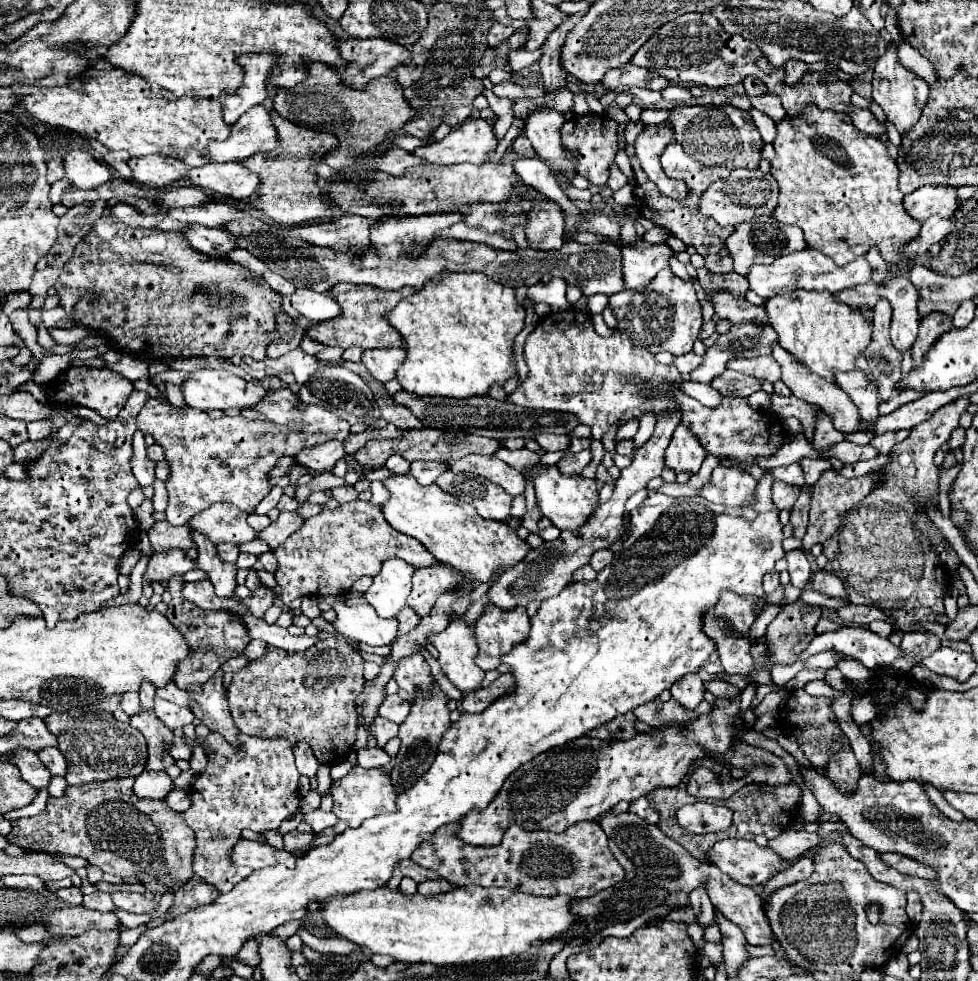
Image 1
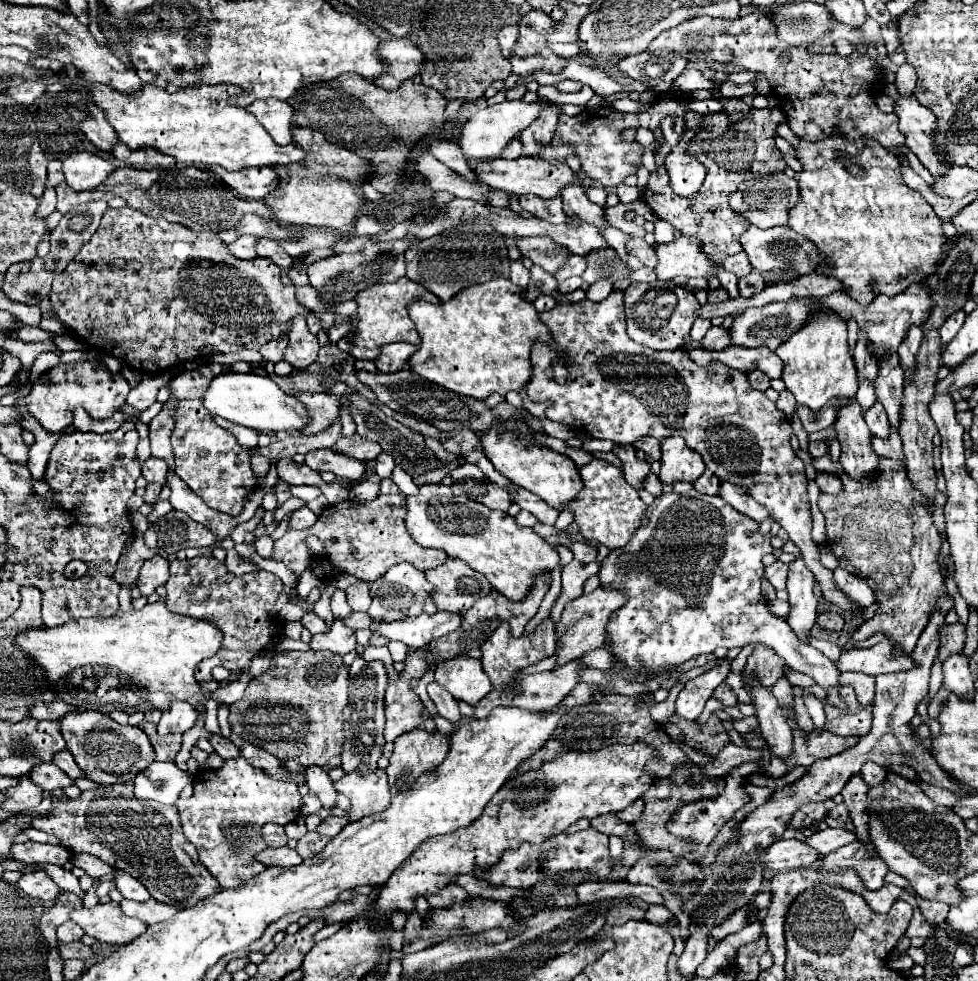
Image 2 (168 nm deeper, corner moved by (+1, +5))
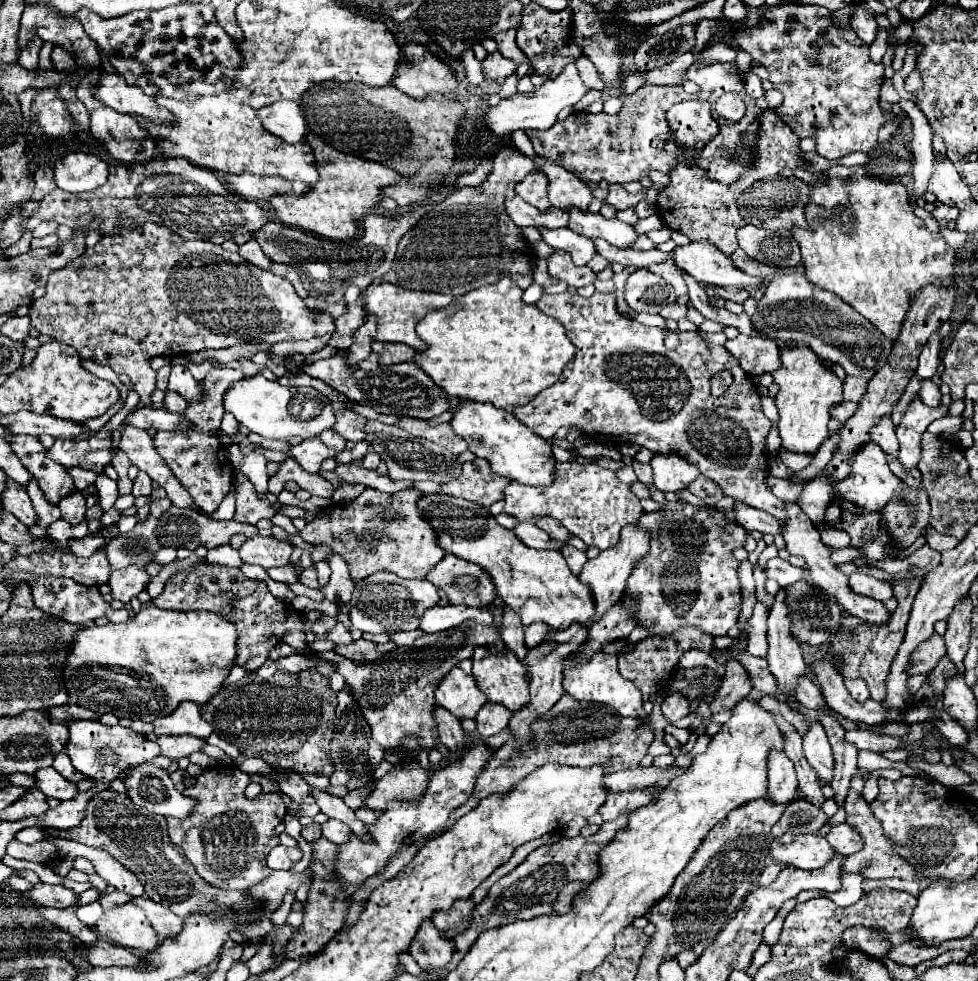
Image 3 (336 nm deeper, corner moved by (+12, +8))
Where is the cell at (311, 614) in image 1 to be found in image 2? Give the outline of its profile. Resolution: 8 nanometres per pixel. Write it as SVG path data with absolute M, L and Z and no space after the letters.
M335 619L331 631L313 635L307 645L311 649L327 649L327 651L335 651L339 655L345 655L355 649L357 641L355 641L353 631L343 623L343 619Z

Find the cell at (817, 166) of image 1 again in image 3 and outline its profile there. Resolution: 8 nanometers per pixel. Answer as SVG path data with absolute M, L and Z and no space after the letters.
M856 168L854 174L846 178L828 172L828 184L812 186L810 204L806 206L806 220L810 230L794 228L792 234L802 250L802 264L806 278L818 286L834 292L866 320L870 320L886 338L894 340L900 334L908 304L922 286L952 286L956 270L954 264L958 254L944 242L942 234L928 232L922 218L918 218L908 202L908 192L904 184L882 182L866 176L864 168Z

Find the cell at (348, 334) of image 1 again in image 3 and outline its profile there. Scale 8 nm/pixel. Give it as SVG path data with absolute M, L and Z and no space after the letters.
M370 284L368 290L364 292L366 300L366 314L374 314L378 318L378 334L376 340L380 342L402 342L408 344L416 350L426 350L426 342L422 342L416 336L416 324L430 312L448 306L454 302L454 298L444 296L444 294L434 294L434 292L414 292L400 288L396 284Z

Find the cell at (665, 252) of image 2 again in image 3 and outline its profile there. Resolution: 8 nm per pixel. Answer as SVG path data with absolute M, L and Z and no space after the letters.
M692 242L688 246L678 246L674 250L676 266L698 282L716 284L716 286L740 286L748 292L760 290L762 280L748 276L746 272L738 270L732 258L724 256L714 244L710 242Z

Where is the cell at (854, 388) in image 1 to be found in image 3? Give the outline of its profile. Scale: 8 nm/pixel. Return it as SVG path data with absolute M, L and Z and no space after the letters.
M882 418L880 424L870 434L872 434L872 442L876 442L886 454L898 458L898 438L894 434L894 426L890 418Z

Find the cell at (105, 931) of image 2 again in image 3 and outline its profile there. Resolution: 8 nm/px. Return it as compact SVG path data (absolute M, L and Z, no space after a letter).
M134 904L106 910L102 916L102 924L98 926L98 936L110 938L118 946L142 952L154 950L154 946L158 946L160 942L146 914Z

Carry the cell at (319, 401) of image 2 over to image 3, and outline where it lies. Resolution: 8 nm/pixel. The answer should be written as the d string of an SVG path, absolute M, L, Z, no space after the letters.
M342 410L342 412L336 412L334 430L350 442L362 442L362 440L366 440L366 432L364 432L366 422L368 420L364 416L360 416L352 410Z

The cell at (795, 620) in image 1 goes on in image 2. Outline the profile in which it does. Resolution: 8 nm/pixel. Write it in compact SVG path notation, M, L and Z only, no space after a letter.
M757 645L753 655L747 657L745 673L755 673L761 685L765 685L767 689L771 689L777 683L783 671L785 671L785 661L781 661L781 657L773 653L773 649L765 649L763 645Z

